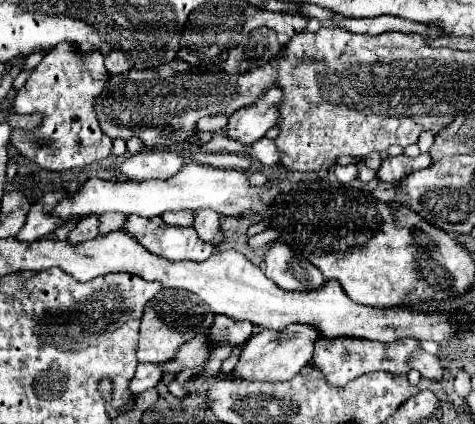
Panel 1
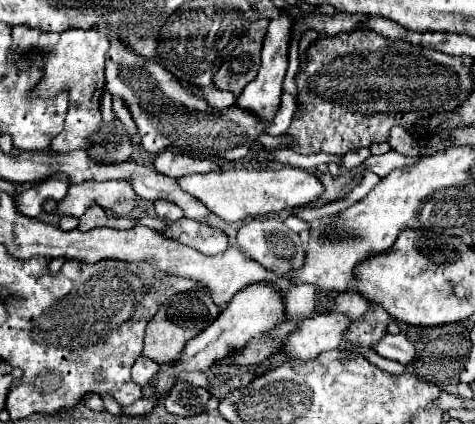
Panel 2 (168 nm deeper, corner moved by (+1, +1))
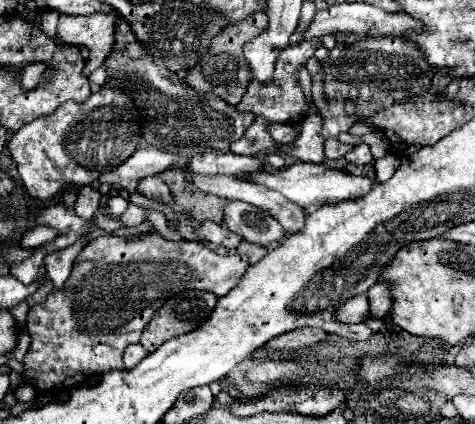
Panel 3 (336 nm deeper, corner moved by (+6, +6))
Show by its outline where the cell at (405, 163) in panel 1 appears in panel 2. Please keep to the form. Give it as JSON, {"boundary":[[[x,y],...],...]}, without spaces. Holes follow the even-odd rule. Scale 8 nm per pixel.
{"boundary":[[[391,150],[391,152],[381,154],[381,156],[369,156],[363,166],[365,166],[369,172],[373,172],[373,174],[377,174],[377,176],[383,178],[383,176],[387,176],[391,170],[401,168],[401,166],[411,166],[411,164],[415,164],[415,162],[417,162],[417,158],[413,158],[413,156],[403,156],[403,154],[395,152],[395,150]]]}

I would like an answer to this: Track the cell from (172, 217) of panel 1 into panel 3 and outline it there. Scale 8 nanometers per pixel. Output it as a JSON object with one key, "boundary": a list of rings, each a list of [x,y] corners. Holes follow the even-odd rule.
{"boundary":[[[158,175],[140,179],[140,183],[138,183],[138,193],[142,193],[142,195],[148,197],[148,199],[154,199],[154,201],[172,201],[170,187],[168,187]]]}

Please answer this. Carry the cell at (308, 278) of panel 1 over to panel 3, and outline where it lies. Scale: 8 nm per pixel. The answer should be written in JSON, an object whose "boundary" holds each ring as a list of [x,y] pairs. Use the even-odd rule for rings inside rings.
{"boundary":[[[228,201],[224,207],[224,221],[230,231],[242,235],[250,243],[272,247],[284,237],[274,217],[244,201]]]}

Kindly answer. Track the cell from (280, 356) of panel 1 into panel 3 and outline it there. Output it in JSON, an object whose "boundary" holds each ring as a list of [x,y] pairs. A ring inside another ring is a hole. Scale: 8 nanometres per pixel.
{"boundary":[[[360,295],[360,297],[352,297],[352,301],[346,301],[340,307],[340,313],[336,313],[336,321],[340,321],[340,323],[358,323],[358,321],[366,321],[368,315],[370,315],[368,297]]]}

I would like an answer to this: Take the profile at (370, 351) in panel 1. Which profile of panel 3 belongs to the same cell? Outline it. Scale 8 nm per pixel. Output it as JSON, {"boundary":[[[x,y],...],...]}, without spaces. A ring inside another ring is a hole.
{"boundary":[[[378,281],[368,291],[368,299],[370,299],[370,305],[372,305],[370,317],[376,317],[376,319],[382,319],[392,307],[392,295],[390,295],[390,289],[388,289],[388,285],[384,281]]]}

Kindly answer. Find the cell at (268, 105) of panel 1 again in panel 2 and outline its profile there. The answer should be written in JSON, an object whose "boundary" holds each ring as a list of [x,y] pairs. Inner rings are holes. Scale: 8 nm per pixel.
{"boundary":[[[281,14],[277,20],[269,22],[269,30],[265,36],[265,44],[261,50],[261,68],[255,80],[251,80],[241,96],[237,98],[235,106],[241,110],[251,110],[261,124],[271,124],[279,106],[281,106],[281,90],[283,90],[283,78],[287,72],[287,48],[291,38],[291,18],[287,14]]]}

